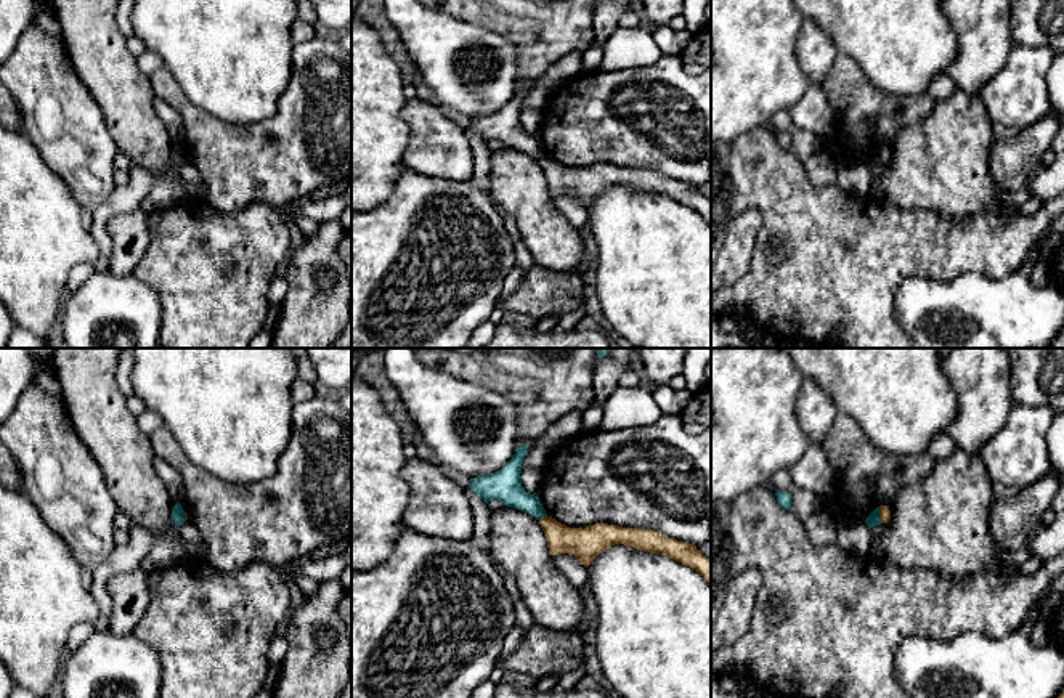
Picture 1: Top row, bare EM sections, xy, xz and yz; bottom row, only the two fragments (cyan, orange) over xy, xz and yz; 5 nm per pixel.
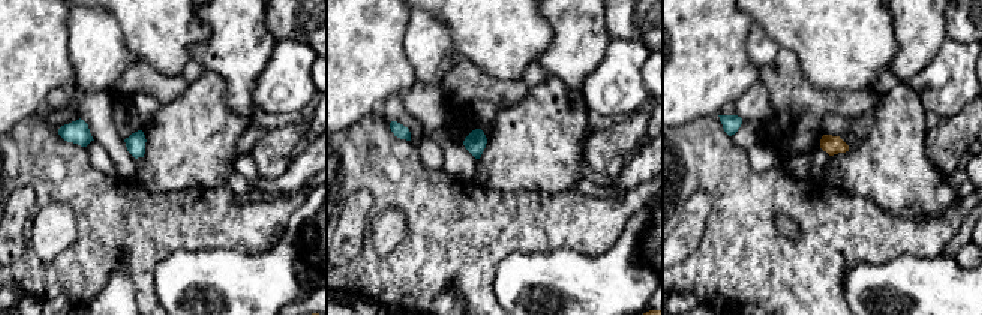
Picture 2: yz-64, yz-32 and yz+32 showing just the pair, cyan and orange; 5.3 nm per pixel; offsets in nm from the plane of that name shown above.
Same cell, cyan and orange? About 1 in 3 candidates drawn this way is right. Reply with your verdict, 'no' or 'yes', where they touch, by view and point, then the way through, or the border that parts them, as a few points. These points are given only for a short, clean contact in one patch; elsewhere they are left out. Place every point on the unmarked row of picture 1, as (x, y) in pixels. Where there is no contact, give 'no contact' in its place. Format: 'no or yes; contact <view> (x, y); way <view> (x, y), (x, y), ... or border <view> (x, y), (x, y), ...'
no; contact yz (878, 156); border yz (878, 148), (881, 162)

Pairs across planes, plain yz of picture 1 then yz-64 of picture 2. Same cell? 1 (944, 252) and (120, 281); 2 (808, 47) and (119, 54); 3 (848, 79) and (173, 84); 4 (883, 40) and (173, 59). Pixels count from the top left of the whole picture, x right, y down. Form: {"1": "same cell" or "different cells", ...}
{"1": "different cells", "2": "same cell", "3": "same cell", "4": "same cell"}

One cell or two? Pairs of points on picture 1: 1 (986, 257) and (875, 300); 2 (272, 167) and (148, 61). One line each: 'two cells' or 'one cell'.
1: one cell
2: two cells

